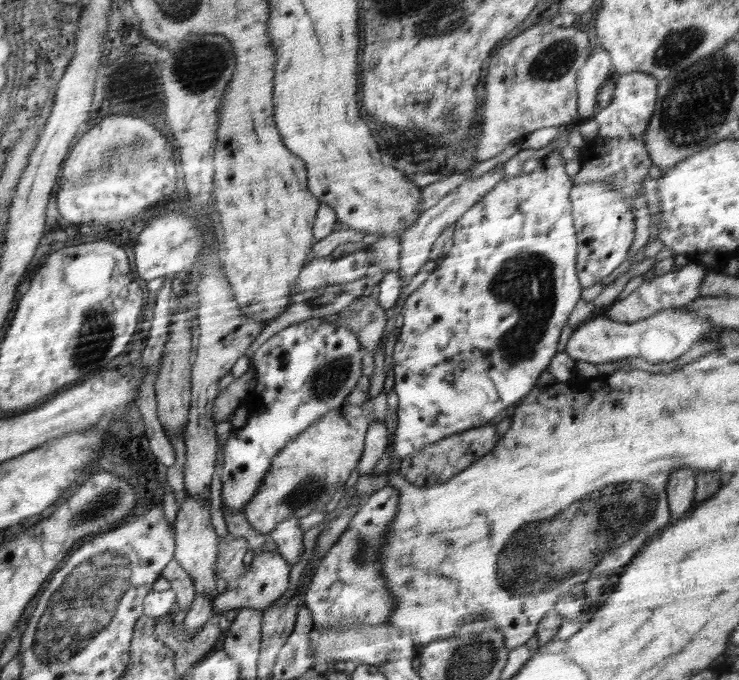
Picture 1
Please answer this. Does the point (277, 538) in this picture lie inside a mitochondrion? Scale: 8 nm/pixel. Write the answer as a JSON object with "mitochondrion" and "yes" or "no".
{"mitochondrion":"no"}

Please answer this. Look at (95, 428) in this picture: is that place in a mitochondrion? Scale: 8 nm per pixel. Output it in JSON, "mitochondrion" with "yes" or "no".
{"mitochondrion":"no"}

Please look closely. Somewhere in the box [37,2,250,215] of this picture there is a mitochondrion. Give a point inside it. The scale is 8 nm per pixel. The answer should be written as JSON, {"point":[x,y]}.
{"point":[206,64]}

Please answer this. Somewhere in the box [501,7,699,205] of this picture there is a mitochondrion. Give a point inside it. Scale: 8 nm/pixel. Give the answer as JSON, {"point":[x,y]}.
{"point":[552,62]}

